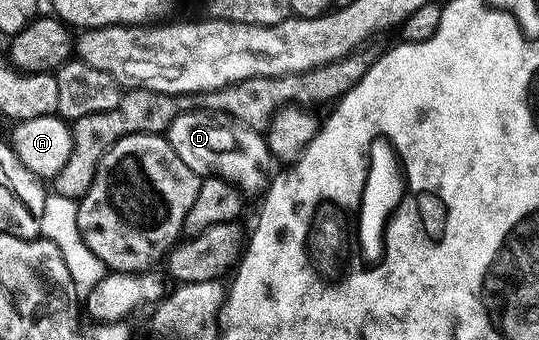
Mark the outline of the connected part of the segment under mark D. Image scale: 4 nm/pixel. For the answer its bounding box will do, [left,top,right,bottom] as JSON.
[167,111,275,192]

